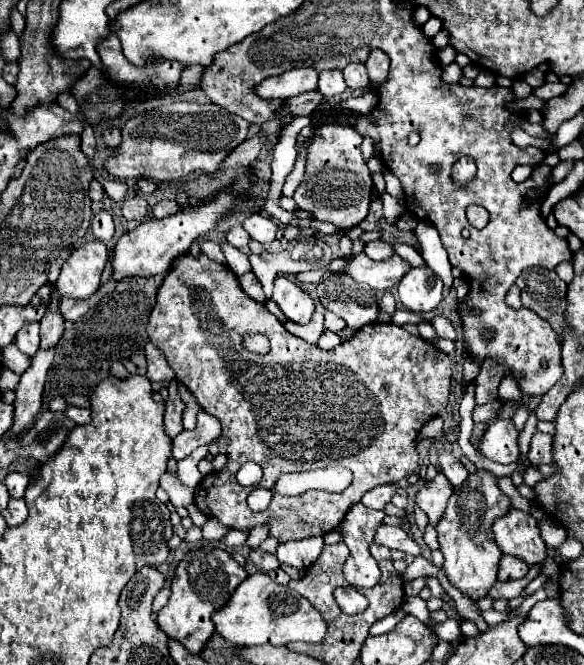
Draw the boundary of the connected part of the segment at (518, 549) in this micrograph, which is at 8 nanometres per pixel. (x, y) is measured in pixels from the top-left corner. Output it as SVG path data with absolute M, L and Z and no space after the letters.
M509 510L493 522L495 542L503 554L521 558L529 566L541 564L547 556L545 542L539 534L537 520L521 510Z

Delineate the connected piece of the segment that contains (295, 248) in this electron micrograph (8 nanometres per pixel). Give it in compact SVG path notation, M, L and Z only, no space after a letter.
M299 236L289 242L287 250L279 254L261 254L249 256L251 270L255 272L257 280L263 284L263 291L267 299L273 293L273 282L277 274L299 274L305 270L323 270L331 264L333 250L321 236Z

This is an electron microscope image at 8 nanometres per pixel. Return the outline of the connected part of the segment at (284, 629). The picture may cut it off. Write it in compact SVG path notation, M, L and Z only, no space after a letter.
M263 572L247 576L233 592L227 606L213 614L213 622L217 634L235 646L285 646L289 642L321 644L327 632L325 618L317 612L317 608L313 608L313 604L309 604L309 600L305 600L305 596L293 592L289 586L273 582Z

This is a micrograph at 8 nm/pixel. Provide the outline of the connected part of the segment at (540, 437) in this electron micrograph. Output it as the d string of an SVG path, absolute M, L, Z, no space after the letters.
M535 432L529 444L529 454L527 454L529 462L533 466L537 464L551 464L551 436L543 434L543 432Z

